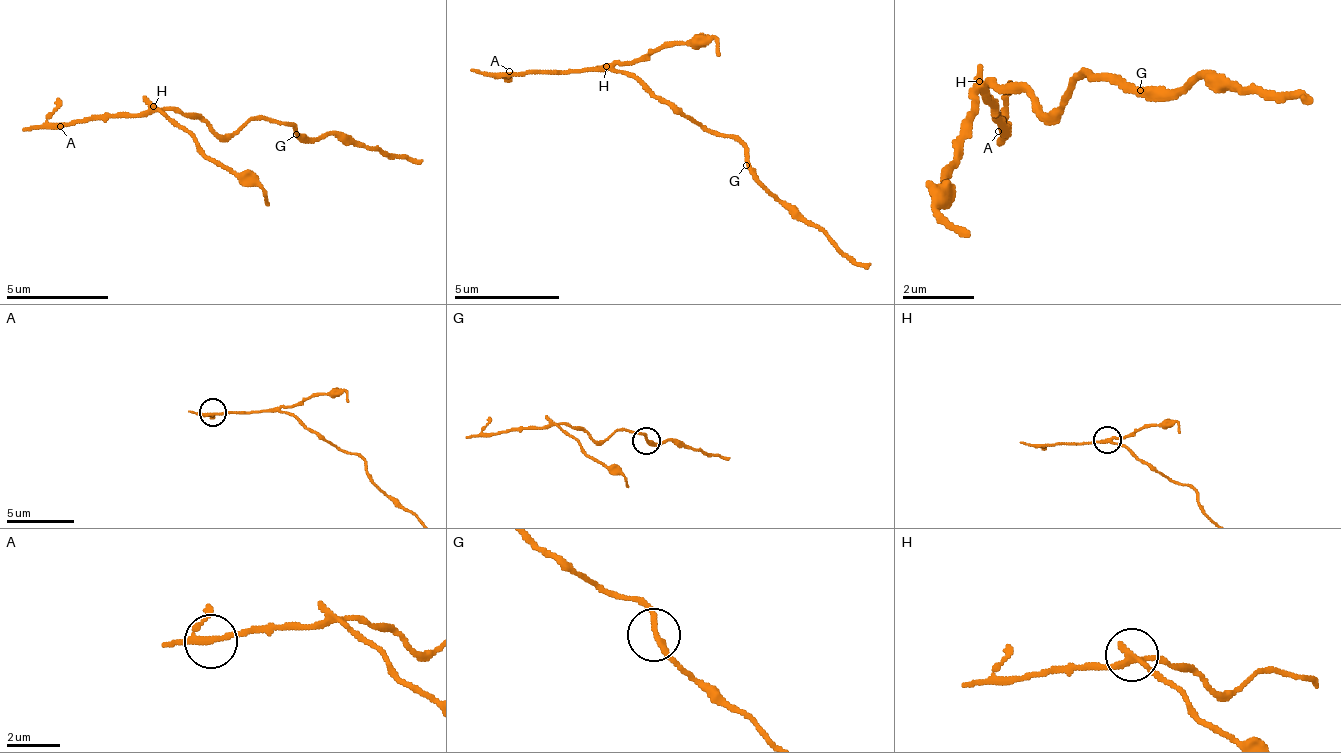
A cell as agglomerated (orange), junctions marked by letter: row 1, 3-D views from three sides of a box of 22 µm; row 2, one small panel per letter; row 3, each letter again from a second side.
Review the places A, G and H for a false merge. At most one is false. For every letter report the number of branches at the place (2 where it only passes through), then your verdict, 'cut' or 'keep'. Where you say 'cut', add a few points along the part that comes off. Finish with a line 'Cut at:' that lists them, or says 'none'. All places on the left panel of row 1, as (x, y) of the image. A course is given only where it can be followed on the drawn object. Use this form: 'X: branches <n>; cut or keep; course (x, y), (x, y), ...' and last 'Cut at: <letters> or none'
A: branches 3; keep
G: branches 2; keep
H: branches 3; cut; course (152, 105), (213, 159), (249, 174), (264, 190), (270, 207)
Cut at: H

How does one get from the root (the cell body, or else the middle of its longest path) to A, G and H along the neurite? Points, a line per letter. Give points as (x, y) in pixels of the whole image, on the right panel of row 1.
A: (1072, 90), (1056, 111), (1048, 113), (1023, 90), (1005, 92), (997, 84), (989, 86), (998, 131)
G: (1072, 90), (1080, 79), (1104, 73), (1113, 81), (1131, 81), (1140, 90)
H: (1072, 90), (1056, 111), (1048, 113), (1023, 90), (1005, 92), (997, 84), (990, 87), (981, 79)

